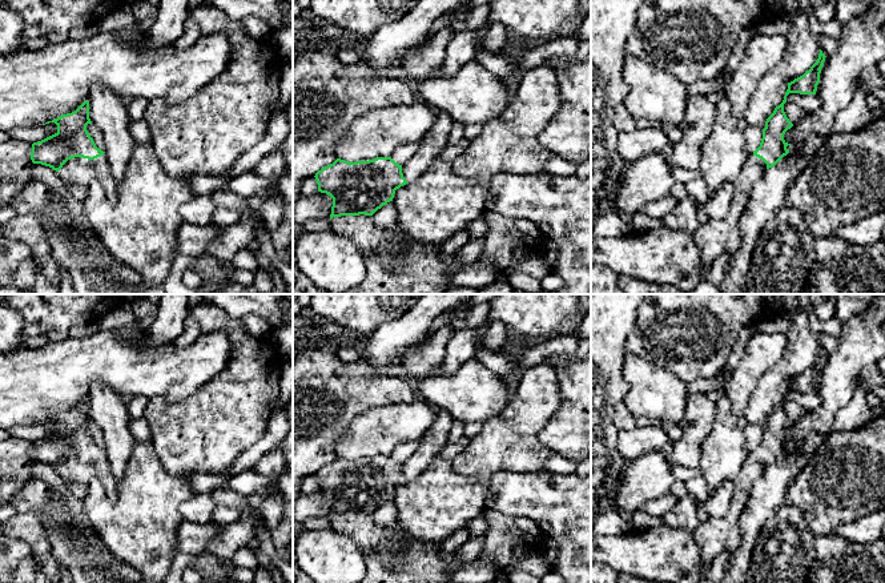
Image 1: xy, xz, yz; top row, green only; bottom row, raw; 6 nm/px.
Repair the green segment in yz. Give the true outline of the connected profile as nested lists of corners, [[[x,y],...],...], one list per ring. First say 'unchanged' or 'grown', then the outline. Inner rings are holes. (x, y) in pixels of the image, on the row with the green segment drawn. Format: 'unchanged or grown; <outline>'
grown; [[[820,49],[817,61],[802,76],[788,83],[783,102],[775,108],[767,118],[763,129],[760,146],[748,157],[740,174],[733,181],[733,197],[729,214],[721,221],[709,218],[695,233],[701,257],[701,280],[705,280],[713,261],[724,253],[735,253],[741,245],[740,217],[747,208],[752,190],[763,181],[765,172],[775,166],[784,156],[789,153],[784,134],[793,126],[784,112],[784,104],[789,93],[816,95],[820,83],[821,68],[825,55]]]

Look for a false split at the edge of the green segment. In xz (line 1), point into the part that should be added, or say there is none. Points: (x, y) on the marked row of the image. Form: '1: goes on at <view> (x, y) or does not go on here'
1: does not go on here

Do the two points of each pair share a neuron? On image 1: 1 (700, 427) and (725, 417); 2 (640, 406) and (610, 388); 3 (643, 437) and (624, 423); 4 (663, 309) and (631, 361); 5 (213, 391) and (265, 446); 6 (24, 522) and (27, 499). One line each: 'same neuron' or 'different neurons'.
1: different neurons
2: different neurons
3: different neurons
4: different neurons
5: different neurons
6: different neurons

